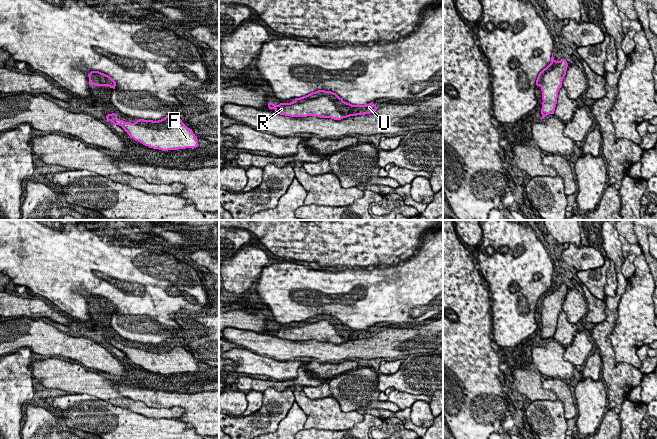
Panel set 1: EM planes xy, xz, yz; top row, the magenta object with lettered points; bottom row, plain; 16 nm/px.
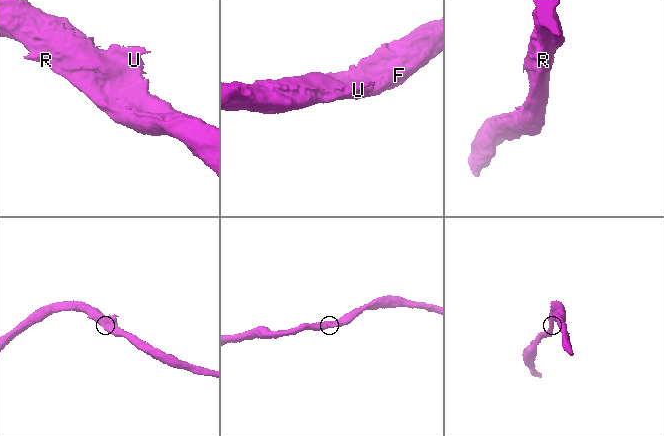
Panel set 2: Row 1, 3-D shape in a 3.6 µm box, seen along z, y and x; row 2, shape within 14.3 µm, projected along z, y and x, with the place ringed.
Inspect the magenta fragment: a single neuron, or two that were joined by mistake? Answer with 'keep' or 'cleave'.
keep

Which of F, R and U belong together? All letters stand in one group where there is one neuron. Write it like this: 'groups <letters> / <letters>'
groups F R U

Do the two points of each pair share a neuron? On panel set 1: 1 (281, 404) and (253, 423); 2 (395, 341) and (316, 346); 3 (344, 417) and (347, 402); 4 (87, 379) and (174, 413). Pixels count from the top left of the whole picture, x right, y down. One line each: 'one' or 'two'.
1: one
2: one
3: two
4: one

